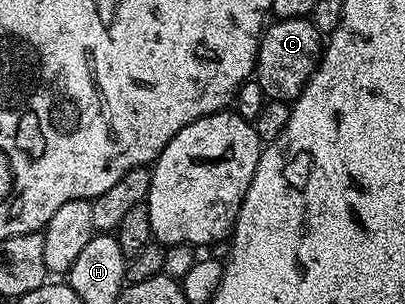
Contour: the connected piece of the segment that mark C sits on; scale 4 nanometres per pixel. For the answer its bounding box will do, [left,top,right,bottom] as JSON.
[254,16,322,102]

